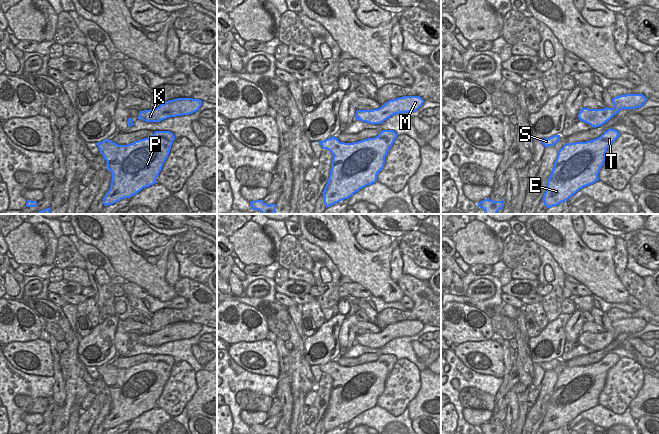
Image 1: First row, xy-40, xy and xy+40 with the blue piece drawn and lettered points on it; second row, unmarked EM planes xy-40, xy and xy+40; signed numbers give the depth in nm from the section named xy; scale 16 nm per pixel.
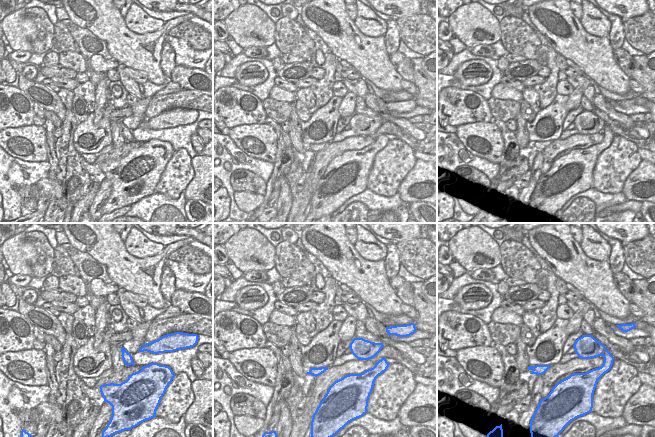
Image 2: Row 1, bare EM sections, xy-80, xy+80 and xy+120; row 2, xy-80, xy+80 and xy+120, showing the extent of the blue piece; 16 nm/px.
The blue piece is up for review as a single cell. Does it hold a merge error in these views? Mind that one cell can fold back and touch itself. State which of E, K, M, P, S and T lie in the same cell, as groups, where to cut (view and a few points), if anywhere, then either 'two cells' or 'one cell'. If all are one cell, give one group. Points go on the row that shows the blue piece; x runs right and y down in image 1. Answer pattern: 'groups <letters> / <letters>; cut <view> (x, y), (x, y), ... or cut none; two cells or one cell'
groups E K M P S T; cut none; one cell

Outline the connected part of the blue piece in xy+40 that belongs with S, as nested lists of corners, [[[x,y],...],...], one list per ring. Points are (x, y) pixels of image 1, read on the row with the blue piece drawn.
[[[554,135],[549,138],[542,138],[539,140],[545,147],[554,146],[560,140],[560,135]]]

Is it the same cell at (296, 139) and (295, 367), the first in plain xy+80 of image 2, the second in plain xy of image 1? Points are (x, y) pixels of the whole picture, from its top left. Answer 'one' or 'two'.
two

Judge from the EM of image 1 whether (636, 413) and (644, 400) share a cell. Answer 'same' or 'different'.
same

